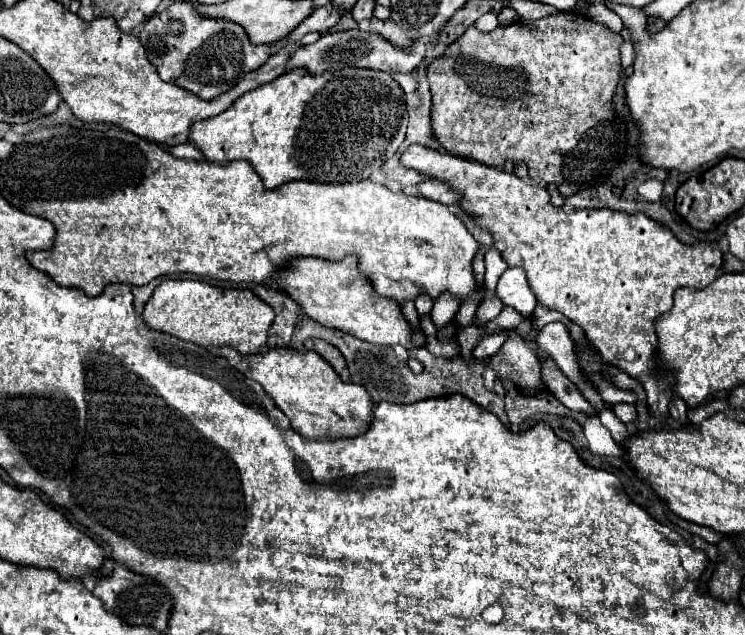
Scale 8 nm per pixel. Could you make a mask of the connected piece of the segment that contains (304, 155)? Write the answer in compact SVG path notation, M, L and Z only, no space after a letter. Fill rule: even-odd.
M297 68L243 94L225 112L195 122L191 126L189 142L197 146L197 150L205 156L205 162L211 164L247 160L269 190L293 180L309 180L321 184L361 182L367 180L373 170L389 160L401 146L407 120L409 116L403 100L403 90L387 72L345 68L311 76L305 70Z

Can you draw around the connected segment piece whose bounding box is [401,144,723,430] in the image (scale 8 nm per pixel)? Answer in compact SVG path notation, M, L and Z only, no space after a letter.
M411 144L401 156L401 166L407 166L431 182L443 184L453 190L459 200L455 208L463 210L475 226L493 236L493 248L499 250L501 258L509 268L523 268L529 286L541 306L547 310L557 310L567 316L573 324L581 326L587 340L595 346L601 360L625 370L631 378L637 378L647 392L647 404L655 420L655 430L669 428L669 402L673 376L657 374L655 370L655 346L657 336L653 330L653 320L669 312L673 306L673 292L681 287L705 288L715 278L723 264L721 248L717 244L681 244L673 232L645 214L627 216L613 210L575 210L565 214L561 208L551 206L545 188L535 186L509 174L501 168L485 166L467 158L451 156L423 144Z

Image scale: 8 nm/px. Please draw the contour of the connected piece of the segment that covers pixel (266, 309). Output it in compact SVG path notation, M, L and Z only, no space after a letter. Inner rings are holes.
M165 280L161 282L141 314L143 322L159 332L195 342L203 348L231 346L249 356L261 352L267 342L267 330L275 318L273 308L259 300L251 290L215 288L199 280Z

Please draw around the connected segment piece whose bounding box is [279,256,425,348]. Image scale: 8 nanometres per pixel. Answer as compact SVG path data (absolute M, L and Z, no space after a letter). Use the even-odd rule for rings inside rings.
M349 256L339 262L319 260L319 258L297 258L287 272L281 274L279 286L297 302L313 320L349 332L361 340L379 346L401 344L405 348L423 346L423 332L409 328L401 308L387 298L379 298L369 280L357 270L355 256Z

